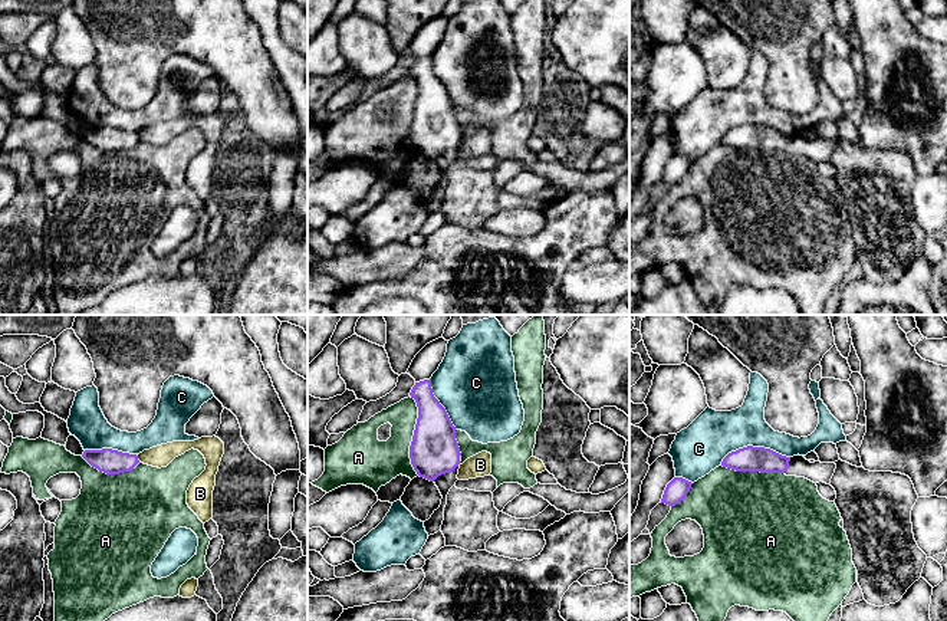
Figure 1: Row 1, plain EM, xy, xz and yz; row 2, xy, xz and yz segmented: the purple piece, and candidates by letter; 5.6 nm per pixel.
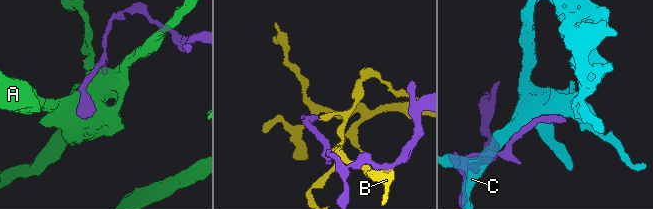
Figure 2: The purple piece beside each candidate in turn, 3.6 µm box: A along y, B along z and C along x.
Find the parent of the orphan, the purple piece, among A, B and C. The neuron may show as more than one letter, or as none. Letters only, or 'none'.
none

